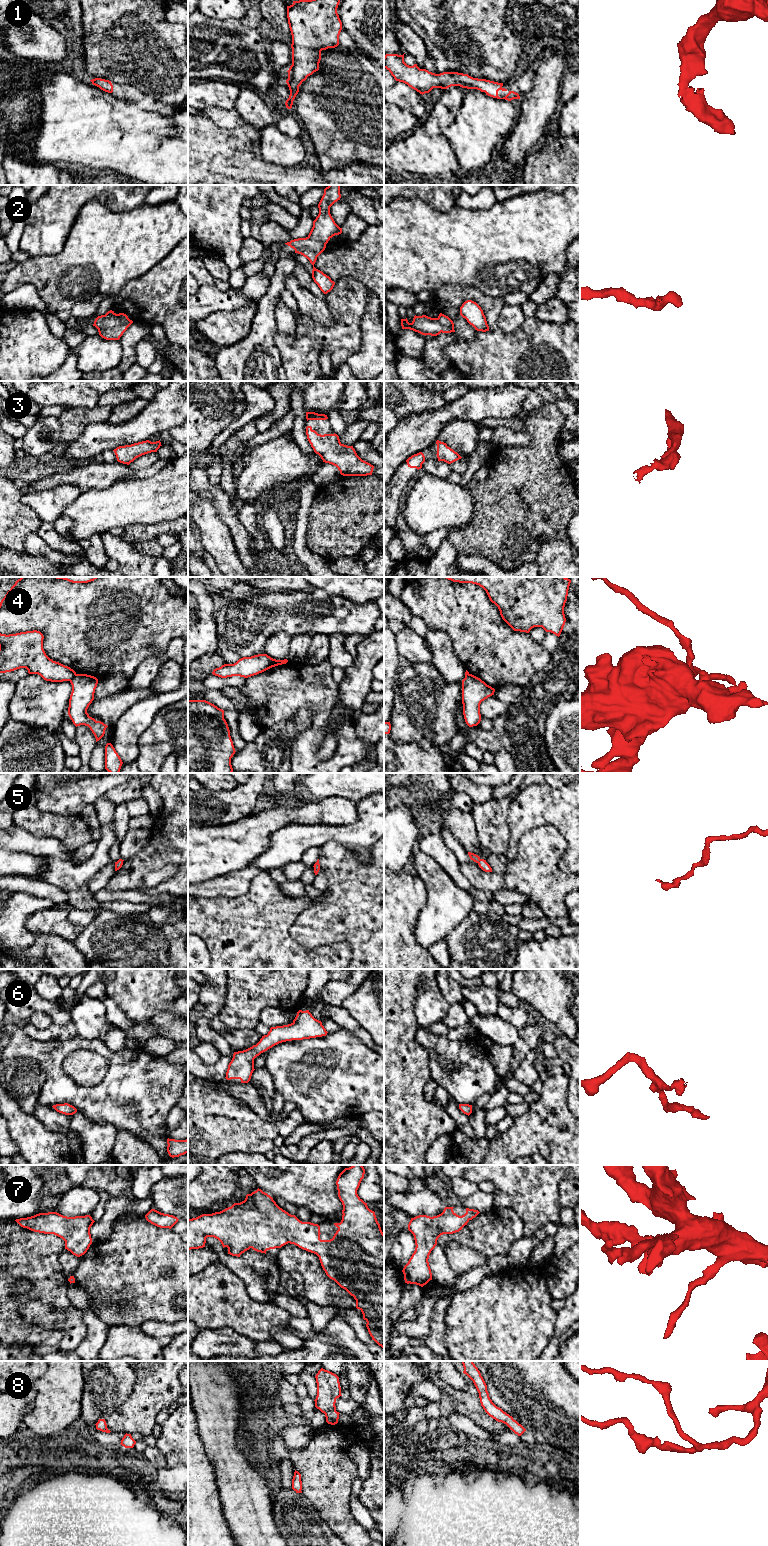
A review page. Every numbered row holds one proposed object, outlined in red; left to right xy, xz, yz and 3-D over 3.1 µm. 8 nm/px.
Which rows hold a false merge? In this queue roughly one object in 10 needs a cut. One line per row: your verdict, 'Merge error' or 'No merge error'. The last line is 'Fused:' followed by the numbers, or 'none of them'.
1: No merge error
2: No merge error
3: No merge error
4: Merge error
5: No merge error
6: No merge error
7: No merge error
8: No merge error
Fused: 4

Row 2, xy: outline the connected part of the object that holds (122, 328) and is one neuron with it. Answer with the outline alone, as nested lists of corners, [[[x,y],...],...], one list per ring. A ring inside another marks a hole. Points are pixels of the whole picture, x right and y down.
[[[110,310],[105,315],[98,316],[93,326],[98,329],[99,335],[106,340],[119,340],[127,328],[133,323],[132,320],[124,313],[116,314],[114,311]]]

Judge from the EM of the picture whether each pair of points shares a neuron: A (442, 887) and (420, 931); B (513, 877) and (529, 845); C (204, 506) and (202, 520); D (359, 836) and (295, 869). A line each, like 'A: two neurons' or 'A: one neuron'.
A: one neuron
B: one neuron
C: one neuron
D: two neurons

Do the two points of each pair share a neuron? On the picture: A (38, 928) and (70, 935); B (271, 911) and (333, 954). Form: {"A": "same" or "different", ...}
{"A": "same", "B": "same"}

